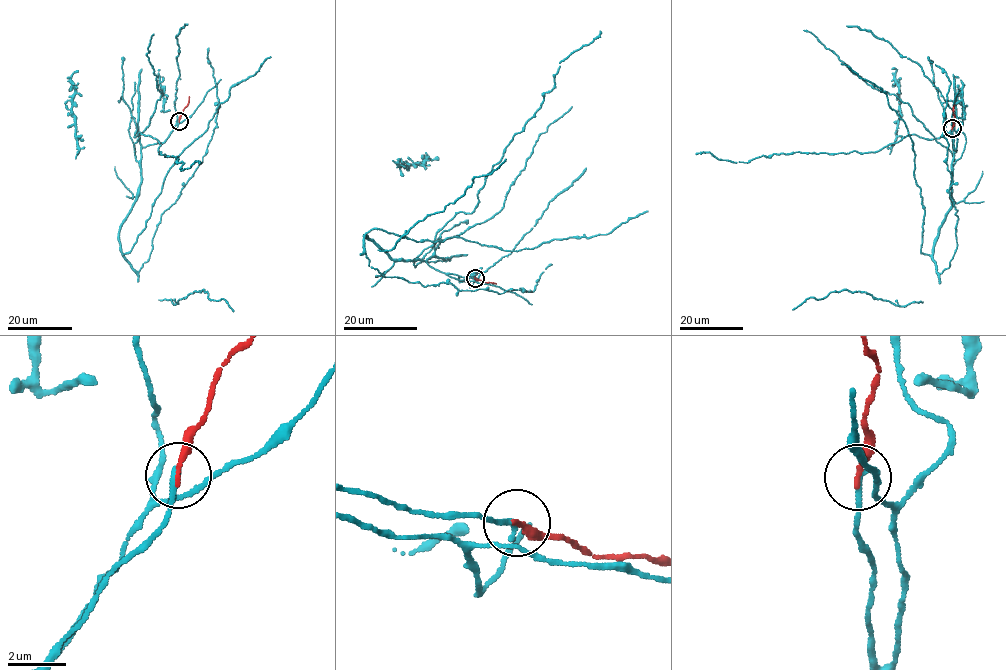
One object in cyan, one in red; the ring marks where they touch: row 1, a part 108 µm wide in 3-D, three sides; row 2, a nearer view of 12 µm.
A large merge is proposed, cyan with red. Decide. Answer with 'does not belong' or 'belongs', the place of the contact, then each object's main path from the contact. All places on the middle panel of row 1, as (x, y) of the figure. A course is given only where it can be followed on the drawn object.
belongs | (475, 278) | cyan via (474, 278), (419, 259), (395, 260), (363, 237), (369, 266), (425, 286), (533, 291), (551, 264) | red via (475, 278), (496, 284)

